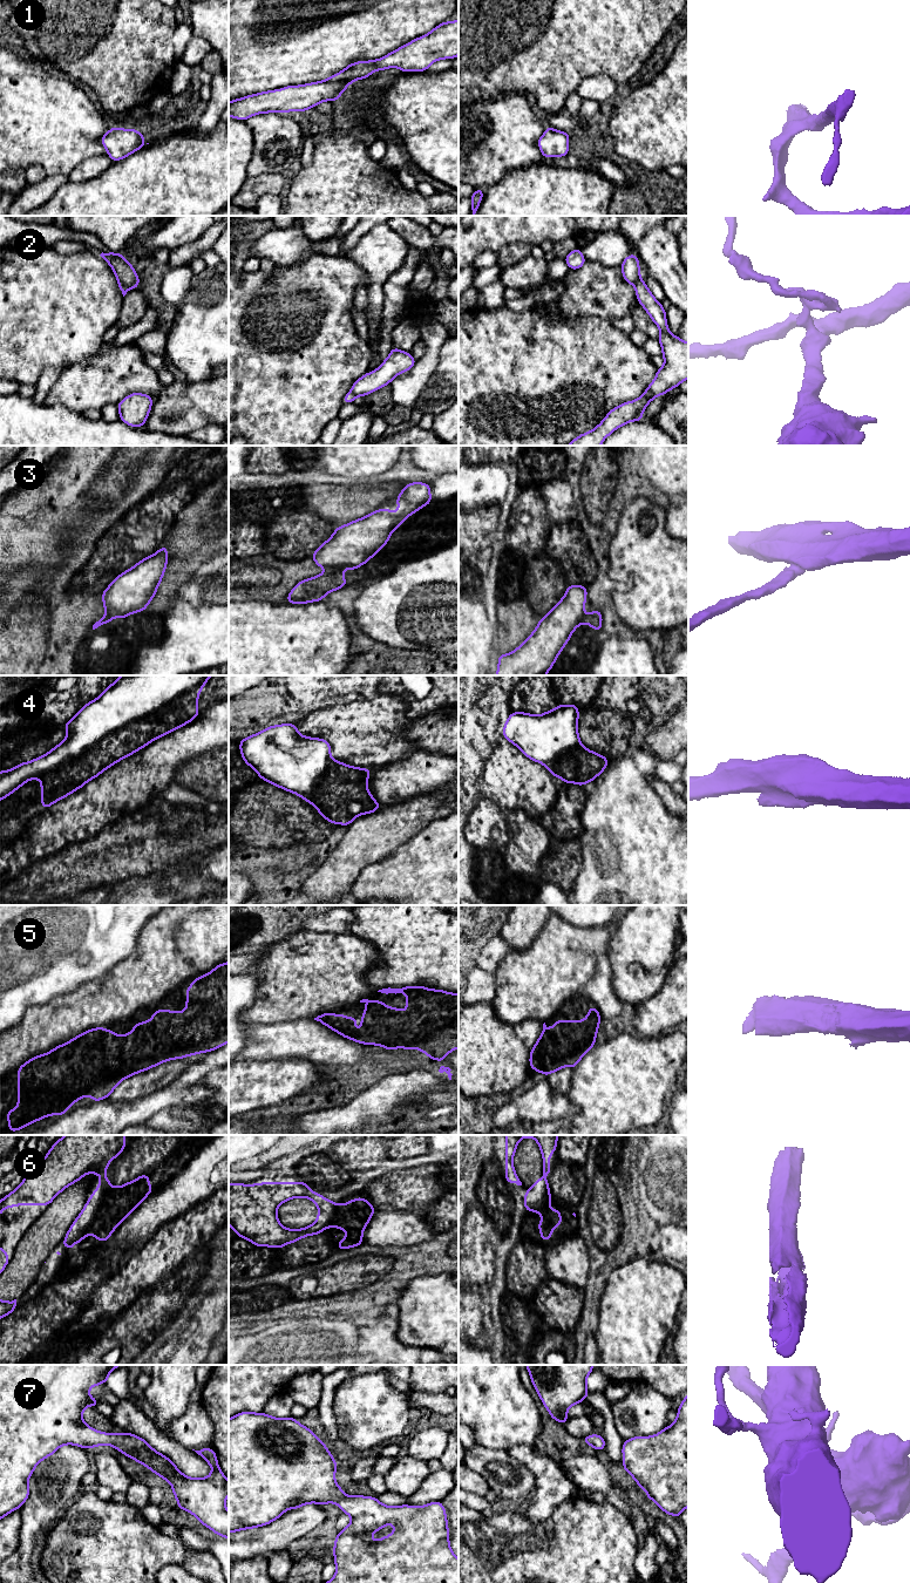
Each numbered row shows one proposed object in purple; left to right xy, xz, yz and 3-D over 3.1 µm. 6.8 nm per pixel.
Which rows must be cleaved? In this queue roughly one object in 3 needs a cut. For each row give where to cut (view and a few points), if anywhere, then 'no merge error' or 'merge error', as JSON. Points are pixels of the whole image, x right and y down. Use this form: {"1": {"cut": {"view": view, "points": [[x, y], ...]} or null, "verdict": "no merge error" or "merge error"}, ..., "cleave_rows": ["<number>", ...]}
{"1": {"cut": null, "verdict": "no merge error"}, "2": {"cut": {"view": "xy", "points": [[116, 276], [128, 289]]}, "verdict": "merge error"}, "3": {"cut": {"view": "xy", "points": [[111, 617], [99, 620]]}, "verdict": "merge error"}, "4": {"cut": {"view": "xy", "points": [[206, 679], [147, 715], [106, 734], [79, 755], [35, 778]]}, "verdict": "merge error"}, "5": {"cut": null, "verdict": "no merge error"}, "6": {"cut": {"view": "xy", "points": [[109, 1190], [99, 1206], [90, 1232]]}, "verdict": "merge error"}, "7": {"cut": null, "verdict": "no merge error"}, "cleave_rows": ["2", "3", "4", "6"]}

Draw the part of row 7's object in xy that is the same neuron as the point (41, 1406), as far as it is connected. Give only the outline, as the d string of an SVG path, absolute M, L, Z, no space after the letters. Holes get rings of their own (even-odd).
M0 1365L0 1520L22 1507L29 1496L28 1479L36 1465L55 1454L59 1447L75 1445L89 1449L95 1446L110 1445L168 1481L178 1502L177 1509L191 1513L203 1526L229 1538L229 1511L225 1508L229 1481L218 1466L213 1448L192 1449L212 1467L211 1474L201 1479L186 1477L169 1458L156 1452L144 1439L133 1433L103 1433L91 1428L82 1419L82 1412L87 1406L96 1408L100 1402L99 1399L89 1395L88 1390L102 1382L107 1385L108 1375L118 1366L121 1365Z

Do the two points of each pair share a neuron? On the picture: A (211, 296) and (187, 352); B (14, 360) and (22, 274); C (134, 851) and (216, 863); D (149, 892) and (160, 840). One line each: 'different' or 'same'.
A: same
B: same
C: different
D: different

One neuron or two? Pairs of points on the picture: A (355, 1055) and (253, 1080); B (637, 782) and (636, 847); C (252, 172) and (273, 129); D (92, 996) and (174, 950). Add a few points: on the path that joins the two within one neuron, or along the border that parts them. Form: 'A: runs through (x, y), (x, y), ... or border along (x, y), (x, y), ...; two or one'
A: runs through (330, 1054), (291, 1054), (279, 1061); one
B: runs through (636, 799), (636, 830); one
C: runs through (258, 162), (258, 153), (267, 140); one
D: runs through (111, 996), (117, 996), (133, 987), (154, 970); one

